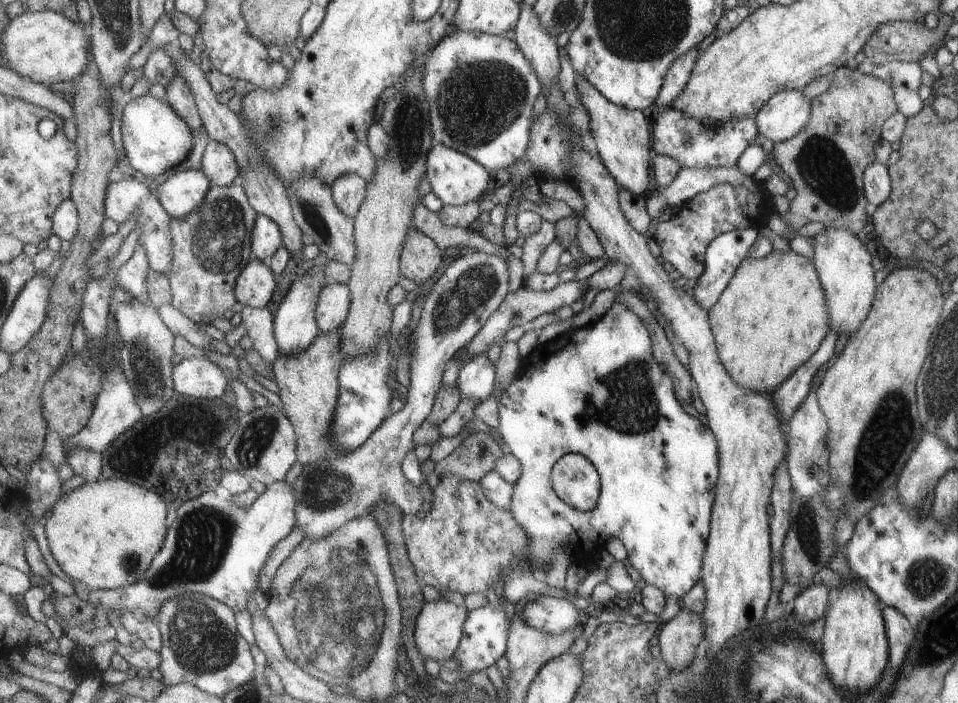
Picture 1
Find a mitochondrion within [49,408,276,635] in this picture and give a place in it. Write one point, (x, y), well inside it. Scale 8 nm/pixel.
(205, 534)

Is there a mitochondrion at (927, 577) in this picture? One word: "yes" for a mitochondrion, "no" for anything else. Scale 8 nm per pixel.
yes

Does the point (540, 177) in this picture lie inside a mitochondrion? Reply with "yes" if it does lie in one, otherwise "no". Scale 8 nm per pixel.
no

